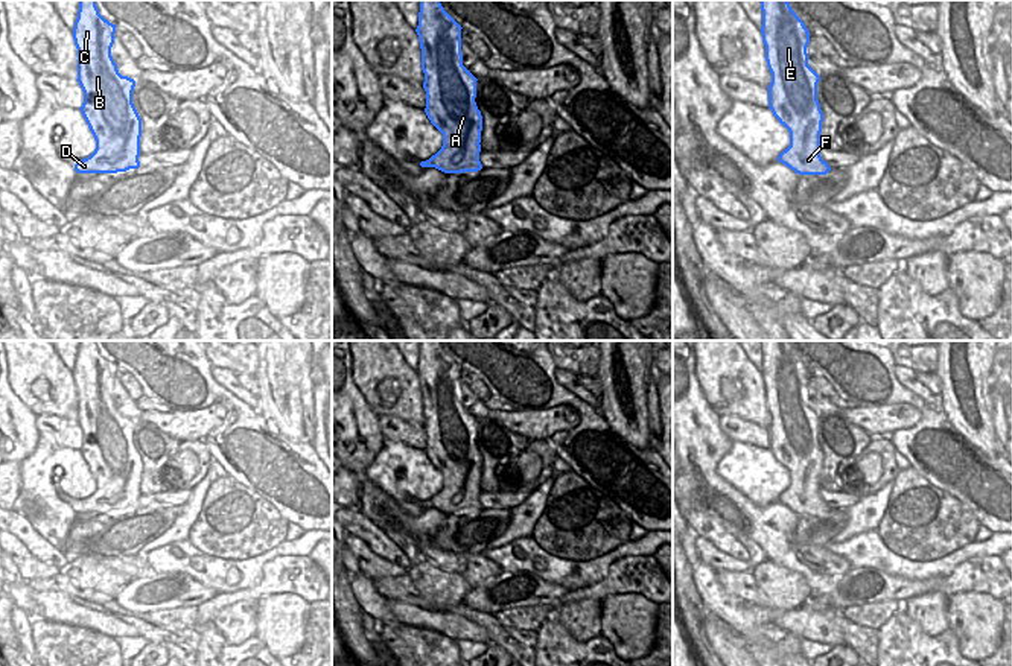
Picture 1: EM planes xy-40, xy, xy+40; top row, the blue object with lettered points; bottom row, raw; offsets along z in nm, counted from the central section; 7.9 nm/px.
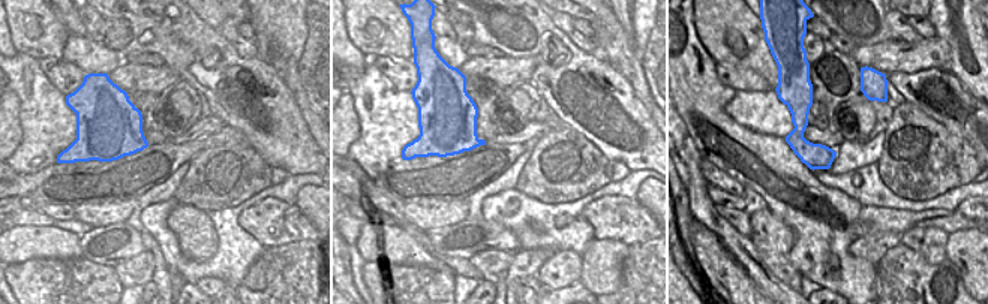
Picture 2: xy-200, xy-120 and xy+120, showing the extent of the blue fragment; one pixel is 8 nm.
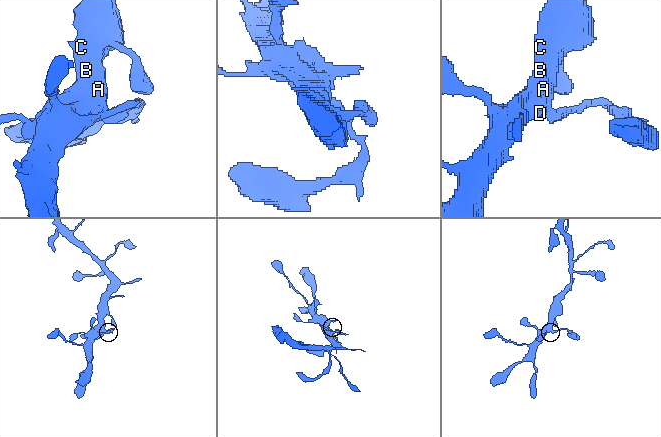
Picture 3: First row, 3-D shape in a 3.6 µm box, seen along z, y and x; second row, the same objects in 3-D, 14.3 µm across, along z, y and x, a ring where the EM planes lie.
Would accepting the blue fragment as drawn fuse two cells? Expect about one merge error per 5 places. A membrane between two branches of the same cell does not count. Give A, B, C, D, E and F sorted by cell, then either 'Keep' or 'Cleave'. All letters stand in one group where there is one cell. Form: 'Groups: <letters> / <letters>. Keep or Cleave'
Groups: A B C D E F. Keep.

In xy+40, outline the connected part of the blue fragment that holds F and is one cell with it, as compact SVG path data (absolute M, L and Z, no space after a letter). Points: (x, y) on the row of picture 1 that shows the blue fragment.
M761 0L762 43L765 61L772 73L769 85L769 108L790 132L790 146L782 151L778 161L799 175L826 175L831 167L820 157L820 132L823 113L817 100L820 76L808 65L807 47L810 32L804 21L791 9L788 0Z

